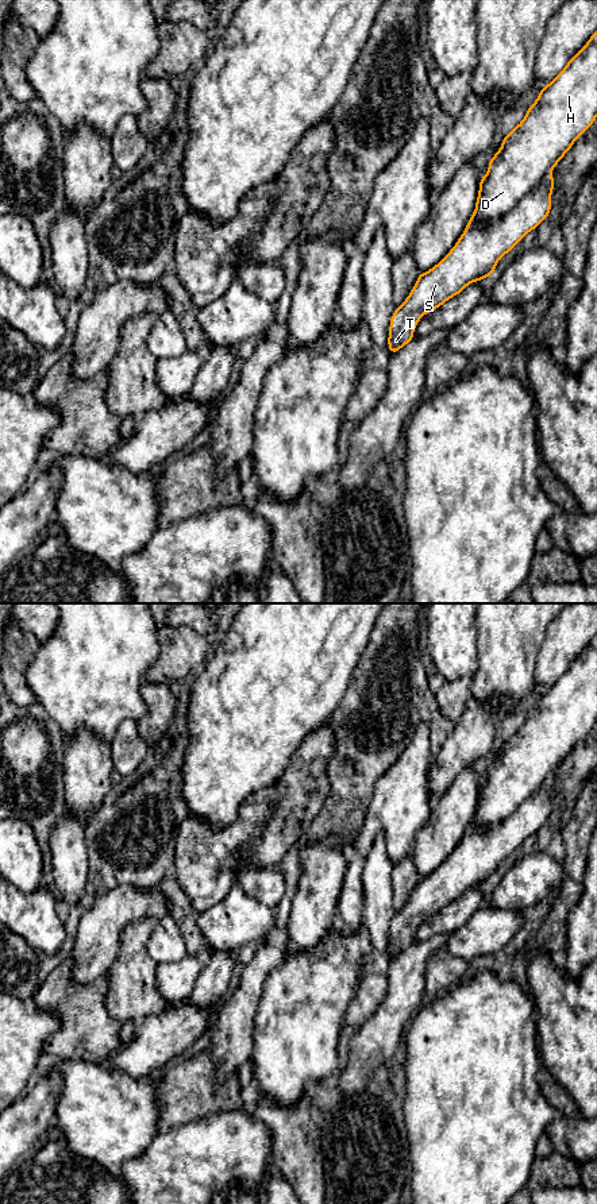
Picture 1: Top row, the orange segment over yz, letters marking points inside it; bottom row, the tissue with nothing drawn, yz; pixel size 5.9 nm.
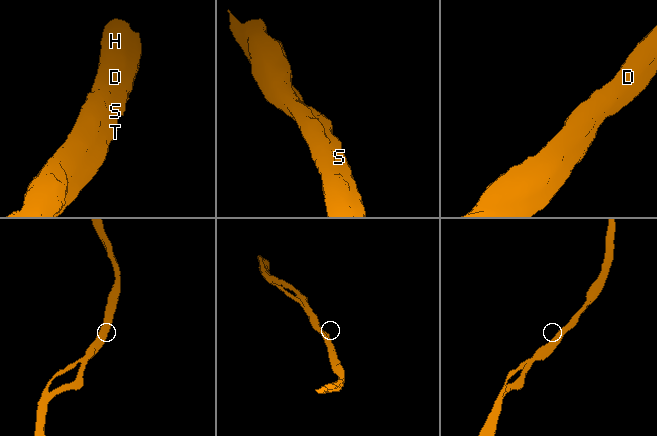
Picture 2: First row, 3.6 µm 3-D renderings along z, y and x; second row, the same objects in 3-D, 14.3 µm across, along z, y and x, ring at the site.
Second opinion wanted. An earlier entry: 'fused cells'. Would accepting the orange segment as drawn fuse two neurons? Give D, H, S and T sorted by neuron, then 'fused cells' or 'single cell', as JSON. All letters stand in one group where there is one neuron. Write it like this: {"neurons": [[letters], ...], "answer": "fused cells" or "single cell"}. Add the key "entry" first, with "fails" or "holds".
{"entry": "fails", "neurons": [["D", "H", "S", "T"]], "answer": "single cell"}

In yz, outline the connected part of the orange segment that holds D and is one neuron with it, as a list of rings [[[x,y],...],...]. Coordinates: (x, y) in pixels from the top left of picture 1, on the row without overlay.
[[[597,636],[589,647],[569,665],[554,686],[540,694],[538,705],[528,713],[524,725],[502,745],[497,759],[489,765],[488,779],[479,784],[479,798],[473,821],[452,854],[430,876],[420,877],[411,899],[390,923],[389,956],[393,960],[413,943],[420,922],[459,899],[469,888],[490,880],[498,864],[508,858],[529,836],[548,821],[554,784],[550,779],[575,744],[583,738],[597,721]]]

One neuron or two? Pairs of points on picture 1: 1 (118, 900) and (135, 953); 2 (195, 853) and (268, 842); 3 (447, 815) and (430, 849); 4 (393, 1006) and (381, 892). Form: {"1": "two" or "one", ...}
{"1": "two", "2": "one", "3": "one", "4": "two"}

